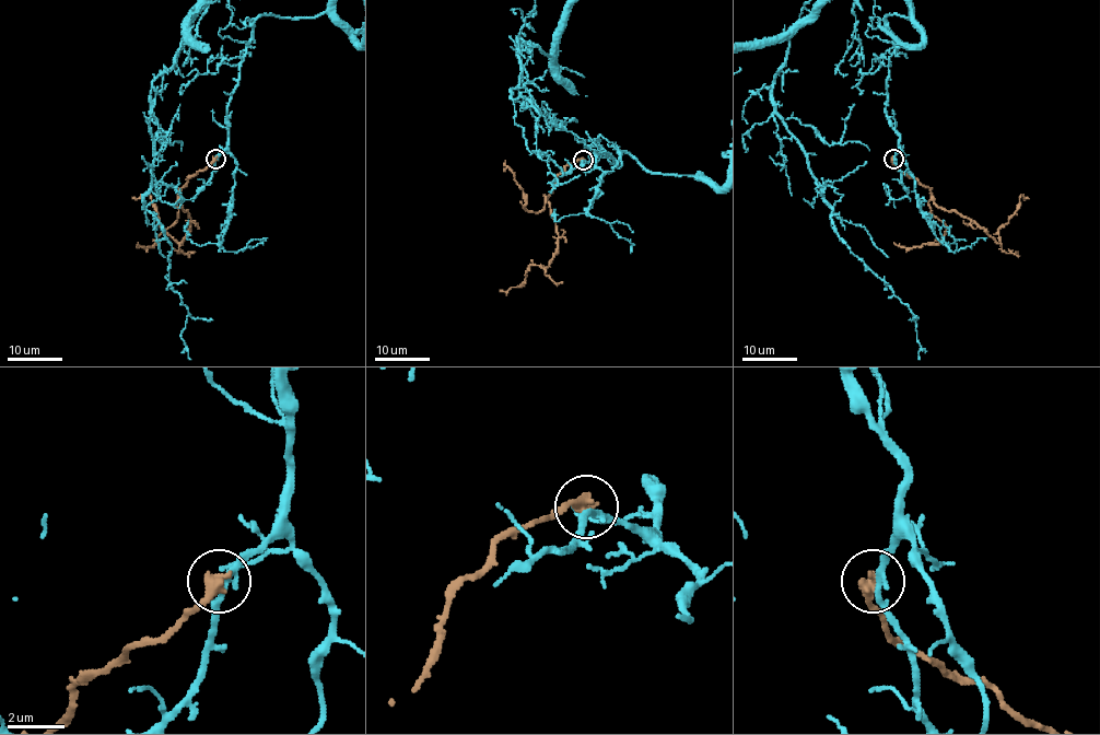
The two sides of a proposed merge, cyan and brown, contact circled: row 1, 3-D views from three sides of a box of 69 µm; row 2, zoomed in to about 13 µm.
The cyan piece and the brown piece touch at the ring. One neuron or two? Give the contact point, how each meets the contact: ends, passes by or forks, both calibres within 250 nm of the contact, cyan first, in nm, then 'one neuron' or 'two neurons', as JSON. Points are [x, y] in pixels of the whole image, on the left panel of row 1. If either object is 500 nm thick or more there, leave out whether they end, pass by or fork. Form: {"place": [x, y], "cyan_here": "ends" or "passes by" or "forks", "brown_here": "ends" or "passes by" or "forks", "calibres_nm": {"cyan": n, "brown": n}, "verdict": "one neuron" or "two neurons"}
{"place": [215, 159], "cyan_here": "passes by", "brown_here": "ends", "calibres_nm": {"cyan": 240, "brown": 440}, "verdict": "two neurons"}

